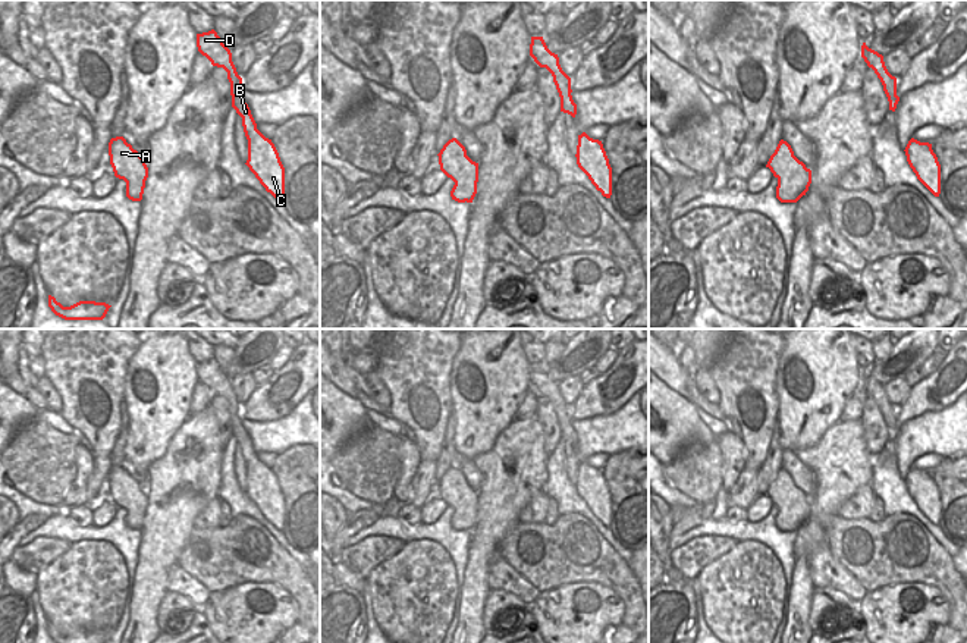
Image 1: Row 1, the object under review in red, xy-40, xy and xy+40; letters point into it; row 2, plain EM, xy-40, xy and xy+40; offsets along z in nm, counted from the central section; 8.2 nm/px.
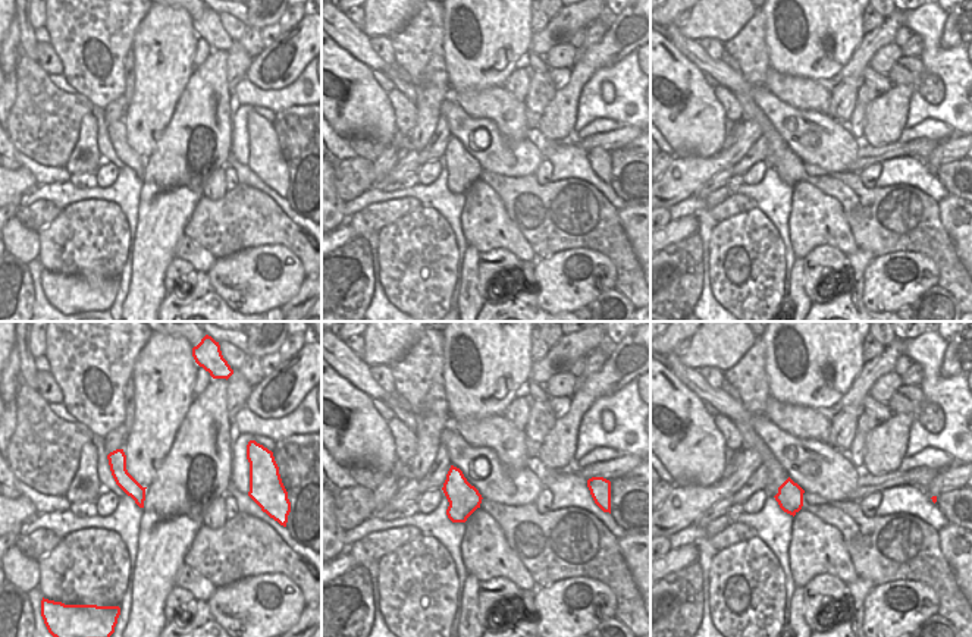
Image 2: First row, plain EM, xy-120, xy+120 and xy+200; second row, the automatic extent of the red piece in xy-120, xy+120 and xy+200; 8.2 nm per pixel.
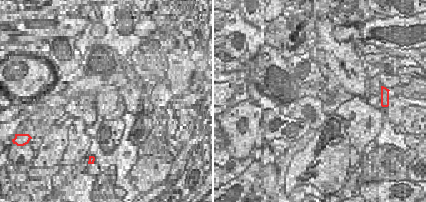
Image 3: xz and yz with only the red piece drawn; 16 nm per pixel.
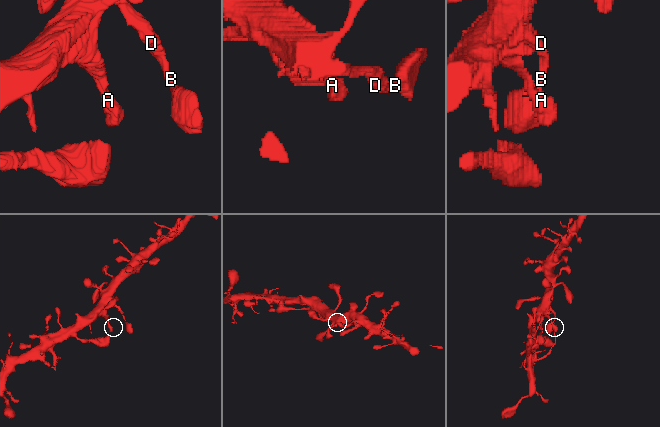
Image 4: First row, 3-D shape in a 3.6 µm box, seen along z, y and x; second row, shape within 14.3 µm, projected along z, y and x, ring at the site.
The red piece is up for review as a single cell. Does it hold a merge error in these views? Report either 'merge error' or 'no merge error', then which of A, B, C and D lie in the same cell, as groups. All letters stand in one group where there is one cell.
no merge error; groups A B C D

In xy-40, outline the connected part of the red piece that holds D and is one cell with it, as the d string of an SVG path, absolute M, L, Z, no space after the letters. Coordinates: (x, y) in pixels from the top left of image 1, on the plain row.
M214 358L197 363L198 380L205 385L213 395L223 396L230 411L232 436L242 446L242 455L248 468L247 495L260 509L260 512L276 528L285 526L285 496L279 482L271 471L258 458L248 433L242 426L242 407L238 404L232 390L230 379L223 373Z

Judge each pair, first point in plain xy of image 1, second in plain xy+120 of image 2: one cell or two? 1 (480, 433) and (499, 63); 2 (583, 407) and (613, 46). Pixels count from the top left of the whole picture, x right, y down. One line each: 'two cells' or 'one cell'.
1: one cell
2: one cell

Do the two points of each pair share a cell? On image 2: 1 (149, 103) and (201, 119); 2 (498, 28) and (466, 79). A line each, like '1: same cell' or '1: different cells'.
1: different cells
2: same cell

